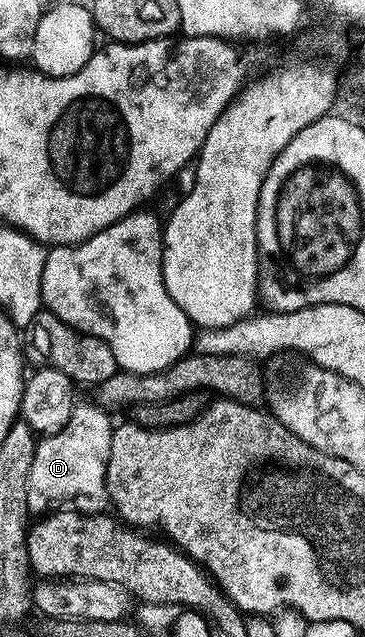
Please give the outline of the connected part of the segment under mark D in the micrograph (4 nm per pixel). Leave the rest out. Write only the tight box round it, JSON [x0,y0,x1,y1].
[25,402,111,515]

